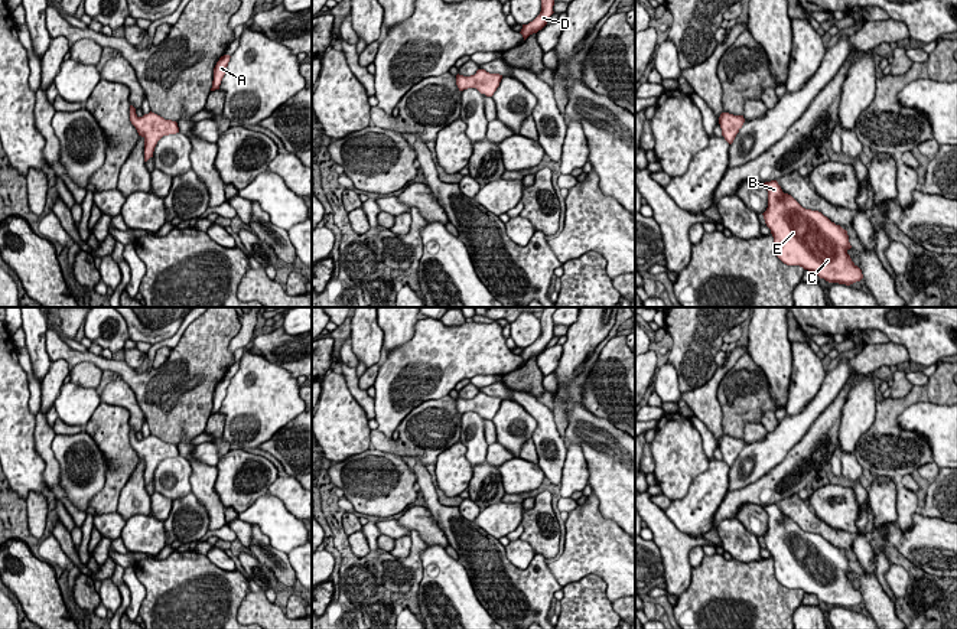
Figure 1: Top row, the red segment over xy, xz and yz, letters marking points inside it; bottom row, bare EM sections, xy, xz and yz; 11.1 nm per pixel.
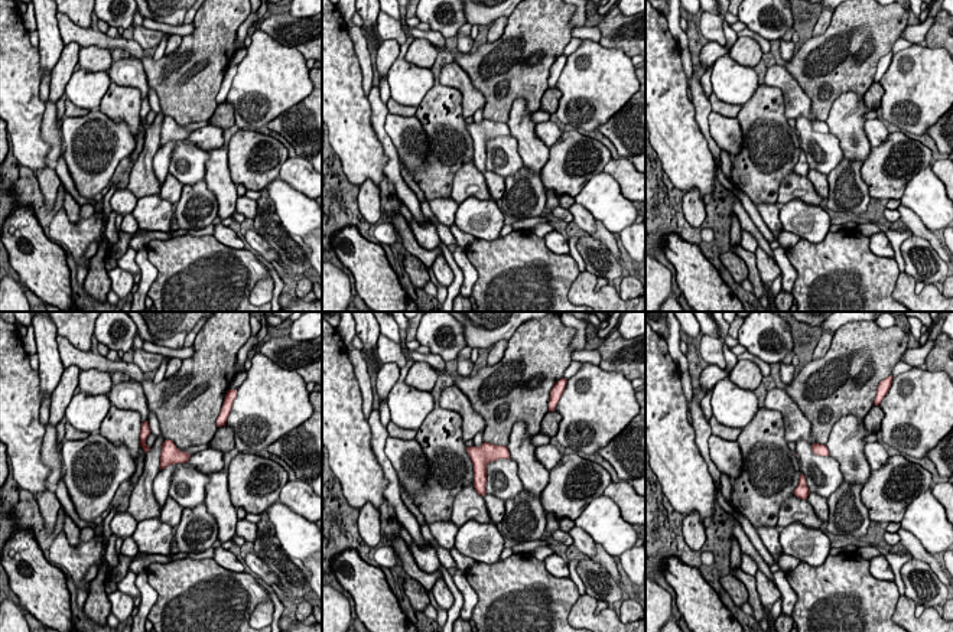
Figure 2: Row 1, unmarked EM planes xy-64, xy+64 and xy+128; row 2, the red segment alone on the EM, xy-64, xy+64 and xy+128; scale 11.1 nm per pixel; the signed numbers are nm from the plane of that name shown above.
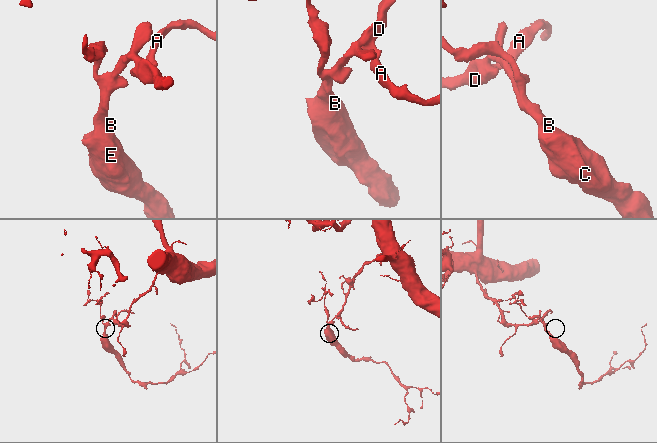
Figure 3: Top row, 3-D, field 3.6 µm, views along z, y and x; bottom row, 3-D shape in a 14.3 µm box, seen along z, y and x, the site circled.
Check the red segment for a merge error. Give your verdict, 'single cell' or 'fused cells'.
single cell

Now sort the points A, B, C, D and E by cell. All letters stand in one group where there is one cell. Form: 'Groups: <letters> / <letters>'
Groups: A B C D E

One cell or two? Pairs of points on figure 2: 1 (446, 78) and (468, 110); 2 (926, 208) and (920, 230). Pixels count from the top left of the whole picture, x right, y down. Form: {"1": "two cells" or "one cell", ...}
{"1": "one cell", "2": "two cells"}

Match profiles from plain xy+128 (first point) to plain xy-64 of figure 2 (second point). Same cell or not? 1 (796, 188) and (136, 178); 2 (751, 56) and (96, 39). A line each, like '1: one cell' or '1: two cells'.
1: one cell
2: two cells

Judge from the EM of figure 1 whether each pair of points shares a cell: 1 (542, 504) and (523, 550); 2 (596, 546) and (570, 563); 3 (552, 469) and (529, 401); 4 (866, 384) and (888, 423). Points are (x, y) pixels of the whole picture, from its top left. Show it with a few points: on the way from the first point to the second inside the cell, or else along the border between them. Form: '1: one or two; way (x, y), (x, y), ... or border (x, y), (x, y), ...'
1: two; border (520, 538), (536, 553)
2: one; way (591, 547), (576, 561)
3: one; way (559, 452), (556, 442), (546, 432), (544, 419)
4: two; border (876, 403), (875, 420), (862, 434)

